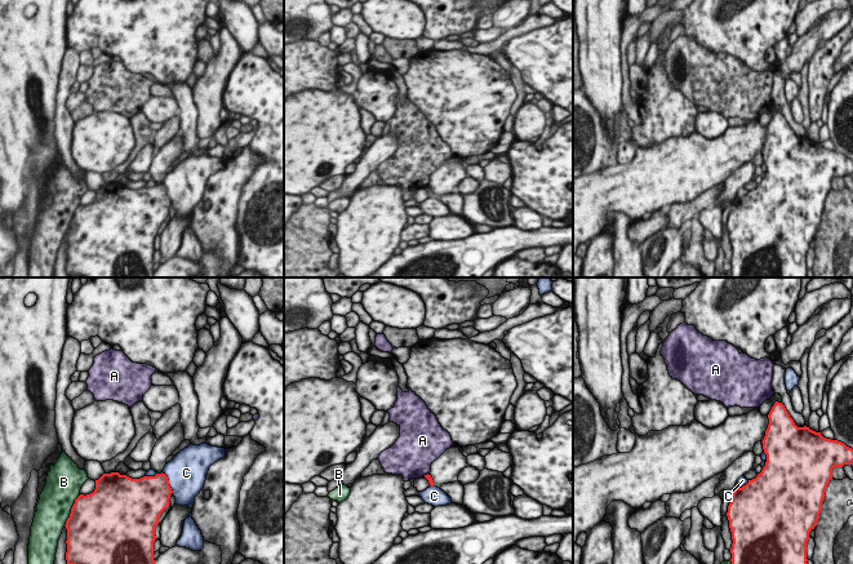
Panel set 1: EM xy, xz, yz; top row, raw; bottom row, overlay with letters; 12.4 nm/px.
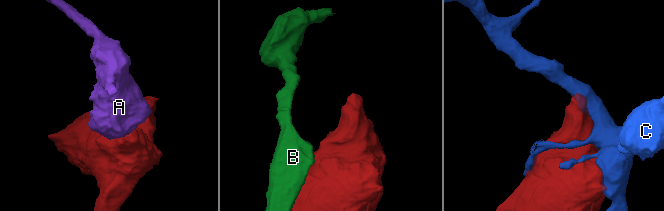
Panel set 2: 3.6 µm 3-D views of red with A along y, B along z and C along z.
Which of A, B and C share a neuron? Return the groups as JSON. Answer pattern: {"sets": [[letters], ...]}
{"sets": [["A"], ["B"], ["C"]]}

